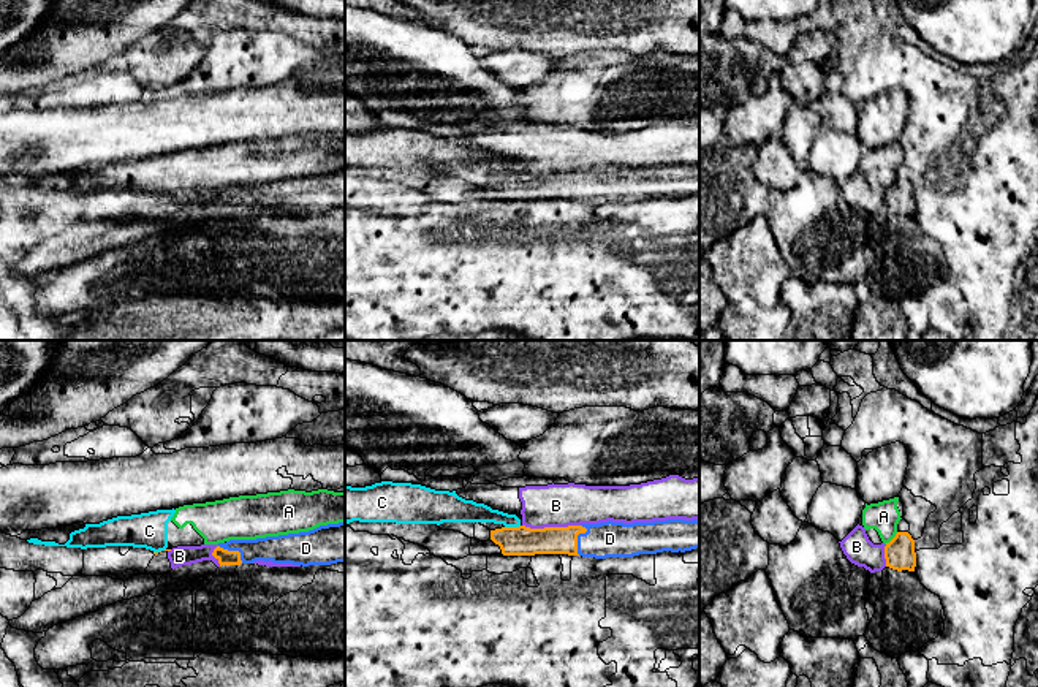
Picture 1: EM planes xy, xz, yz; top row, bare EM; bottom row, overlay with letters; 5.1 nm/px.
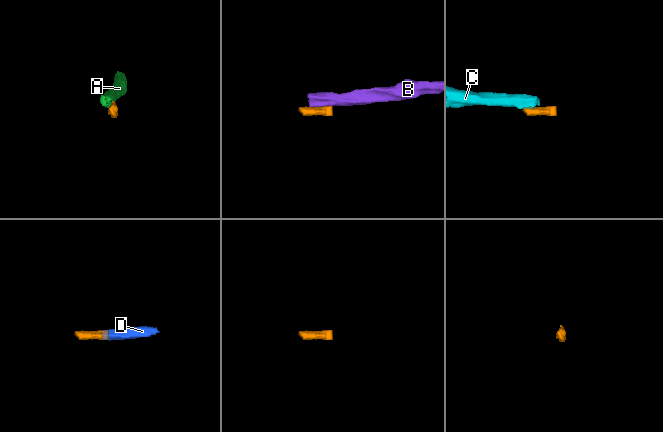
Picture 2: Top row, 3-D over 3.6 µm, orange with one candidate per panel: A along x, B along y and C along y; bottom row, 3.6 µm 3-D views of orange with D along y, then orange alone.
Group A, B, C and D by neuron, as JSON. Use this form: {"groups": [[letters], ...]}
{"groups": [["A", "C"], ["B"], ["D"]]}

